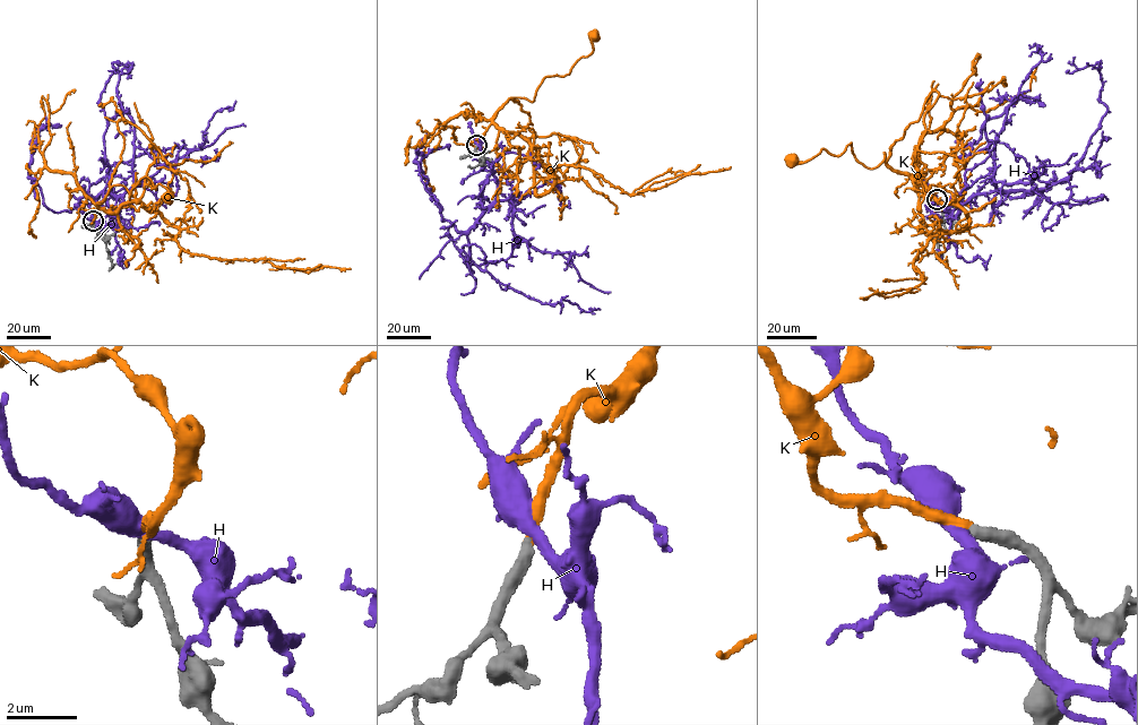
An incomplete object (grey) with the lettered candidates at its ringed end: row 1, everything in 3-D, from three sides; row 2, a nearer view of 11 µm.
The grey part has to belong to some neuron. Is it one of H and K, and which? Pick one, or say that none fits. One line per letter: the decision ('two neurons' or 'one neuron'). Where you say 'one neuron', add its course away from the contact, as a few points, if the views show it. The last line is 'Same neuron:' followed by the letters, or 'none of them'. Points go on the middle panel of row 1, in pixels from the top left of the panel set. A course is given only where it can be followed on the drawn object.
H: two neurons
K: one neuron; course (476, 145), (497, 111), (515, 97), (532, 102), (545, 77), (568, 75), (580, 57), (592, 52), (595, 34)
Same neuron: K

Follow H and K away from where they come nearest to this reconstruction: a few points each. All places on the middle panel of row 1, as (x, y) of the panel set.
H: (477, 145), (492, 166), (497, 196), (467, 231), (442, 219), (416, 157), (422, 154), (427, 187), (442, 209)
K: (476, 145), (497, 111), (515, 97), (532, 102), (545, 77), (568, 75), (580, 57), (592, 52), (595, 34)

